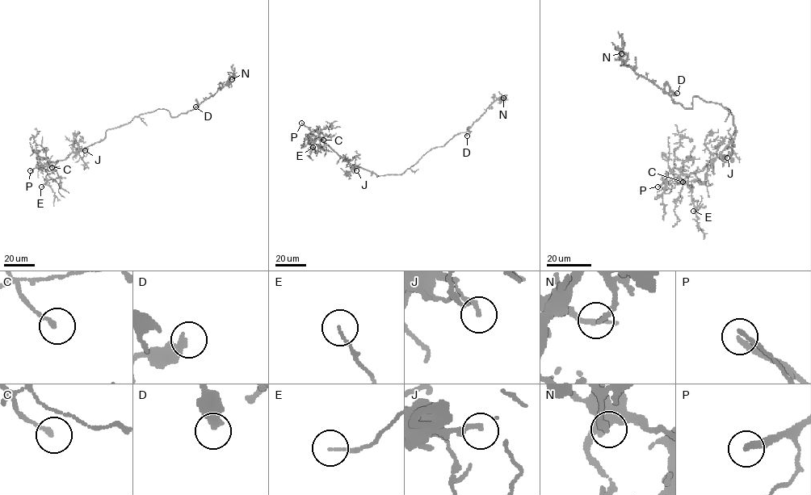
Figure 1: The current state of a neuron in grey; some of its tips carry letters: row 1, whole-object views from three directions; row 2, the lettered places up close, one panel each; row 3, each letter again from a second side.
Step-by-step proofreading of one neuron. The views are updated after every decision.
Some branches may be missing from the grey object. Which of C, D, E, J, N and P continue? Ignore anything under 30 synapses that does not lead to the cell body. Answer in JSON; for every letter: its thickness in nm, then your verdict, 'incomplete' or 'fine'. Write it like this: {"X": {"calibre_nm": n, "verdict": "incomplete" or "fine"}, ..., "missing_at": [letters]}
{"C": {"calibre_nm": 200, "verdict": "fine"}, "D": {"calibre_nm": 440, "verdict": "fine"}, "E": {"calibre_nm": 80, "verdict": "fine"}, "J": {"calibre_nm": 160, "verdict": "fine"}, "N": {"calibre_nm": 200, "verdict": "fine"}, "P": {"calibre_nm": 300, "verdict": "incomplete"}, "missing_at": ["P"]}

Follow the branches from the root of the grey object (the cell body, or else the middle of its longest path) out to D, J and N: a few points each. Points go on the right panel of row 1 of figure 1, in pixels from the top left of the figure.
D: (733, 117), (721, 104), (699, 97), (693, 98), (692, 108), (685, 108), (672, 99), (677, 93)
J: (733, 117), (735, 137), (720, 153), (722, 157), (727, 157)
N: (733, 117), (721, 104), (699, 97), (692, 108), (675, 103), (627, 66), (621, 53)

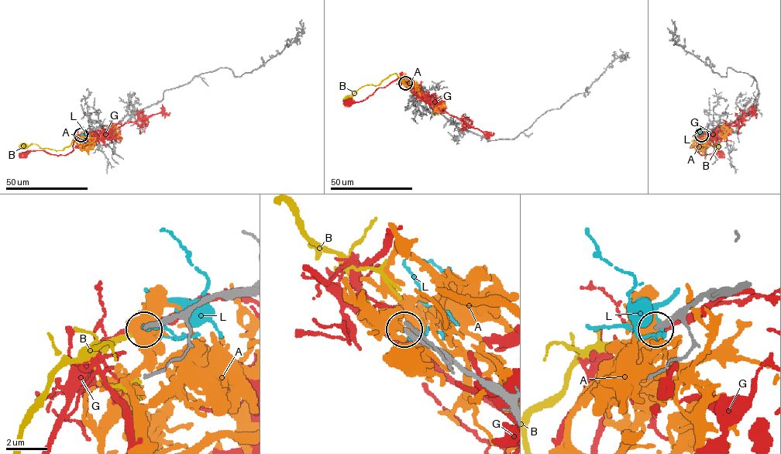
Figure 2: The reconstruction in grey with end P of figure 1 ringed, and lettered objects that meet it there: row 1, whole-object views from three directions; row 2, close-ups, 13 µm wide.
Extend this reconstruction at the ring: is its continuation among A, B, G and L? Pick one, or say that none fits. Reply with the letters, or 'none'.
B

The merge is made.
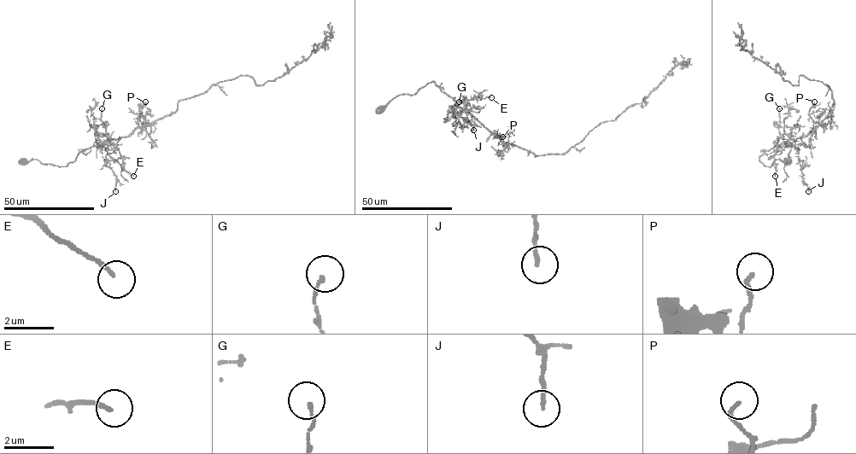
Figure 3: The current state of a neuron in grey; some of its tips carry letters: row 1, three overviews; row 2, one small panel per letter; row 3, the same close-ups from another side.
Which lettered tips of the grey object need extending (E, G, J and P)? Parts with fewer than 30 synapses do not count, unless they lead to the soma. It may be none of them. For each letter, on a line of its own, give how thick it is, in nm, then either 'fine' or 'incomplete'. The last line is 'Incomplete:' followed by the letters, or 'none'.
E: calibre 160 nm; fine
G: calibre 140 nm; fine
J: calibre 140 nm; fine
P: calibre 160 nm; fine
Incomplete: none

